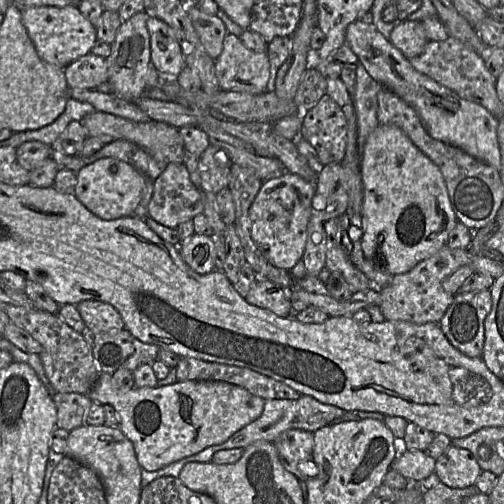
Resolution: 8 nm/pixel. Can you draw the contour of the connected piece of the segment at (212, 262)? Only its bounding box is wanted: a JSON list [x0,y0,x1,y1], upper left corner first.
[179,233,217,274]

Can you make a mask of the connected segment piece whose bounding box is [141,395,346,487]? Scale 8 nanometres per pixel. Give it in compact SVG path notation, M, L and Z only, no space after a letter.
M301 395L297 400L287 399L268 399L265 400L265 405L261 416L250 424L246 425L227 441L222 444L207 447L201 452L185 457L157 471L147 471L142 469L141 482L142 486L147 486L157 478L170 476L179 477L179 474L185 464L189 462L208 463L212 461L213 455L220 450L246 448L256 441L264 440L273 442L282 432L289 429L300 429L314 433L319 428L331 424L334 419L343 416L346 413L344 409L337 406L324 404L309 395Z

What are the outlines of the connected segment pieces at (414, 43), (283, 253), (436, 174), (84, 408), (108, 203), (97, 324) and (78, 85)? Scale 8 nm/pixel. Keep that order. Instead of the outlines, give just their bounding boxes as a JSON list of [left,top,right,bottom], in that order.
[[389,21,429,59],[249,172,316,270],[360,124,457,274],[52,392,93,432],[73,158,145,220],[77,300,125,332],[64,53,108,90]]

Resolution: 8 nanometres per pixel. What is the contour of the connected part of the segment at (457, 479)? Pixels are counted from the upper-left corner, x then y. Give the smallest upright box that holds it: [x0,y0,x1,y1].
[435,445,482,488]

